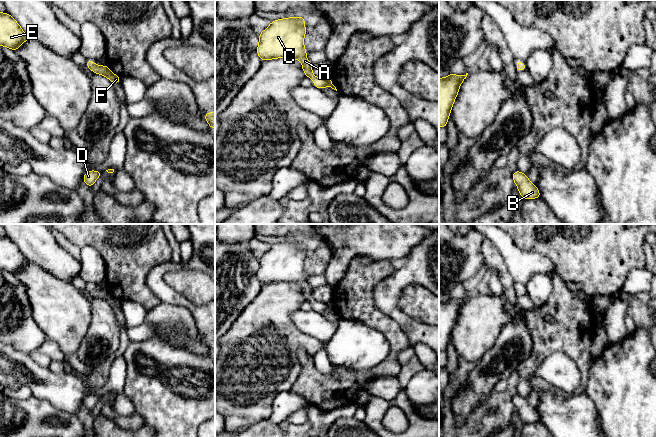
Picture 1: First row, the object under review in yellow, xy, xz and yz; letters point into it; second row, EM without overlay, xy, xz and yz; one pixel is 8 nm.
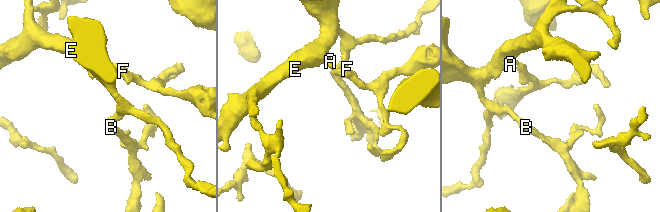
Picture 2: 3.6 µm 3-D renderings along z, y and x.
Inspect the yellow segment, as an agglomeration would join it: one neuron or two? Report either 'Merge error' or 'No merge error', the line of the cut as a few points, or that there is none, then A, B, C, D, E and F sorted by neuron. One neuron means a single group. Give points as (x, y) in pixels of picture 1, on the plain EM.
No merge error. No split. Groups: A B C D E F

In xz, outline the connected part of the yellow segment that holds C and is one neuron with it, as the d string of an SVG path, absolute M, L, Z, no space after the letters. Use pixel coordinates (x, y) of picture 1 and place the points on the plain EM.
M301 240L278 243L259 258L257 278L262 285L276 282L298 283L306 301L314 305L314 310L323 313L326 310L336 314L331 302L315 301L312 289L306 282L306 273L303 263L306 259L304 242Z

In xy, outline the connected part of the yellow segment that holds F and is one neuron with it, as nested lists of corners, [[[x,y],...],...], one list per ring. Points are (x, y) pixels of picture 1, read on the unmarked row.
[[[91,284],[86,285],[86,290],[94,297],[107,301],[112,307],[121,307],[121,302],[110,295],[107,289],[99,290]]]

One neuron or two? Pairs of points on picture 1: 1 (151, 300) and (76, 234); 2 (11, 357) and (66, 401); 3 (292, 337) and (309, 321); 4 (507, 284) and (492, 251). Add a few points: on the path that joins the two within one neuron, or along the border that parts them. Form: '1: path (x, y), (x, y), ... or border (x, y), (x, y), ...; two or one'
1: path (131, 280), (126, 275), (126, 268), (96, 238); one
2: path (24, 369), (32, 371), (46, 385), (52, 387); one
3: border (294, 310), (291, 314), (293, 323), (321, 341); two
4: path (505, 276), (494, 259); one

